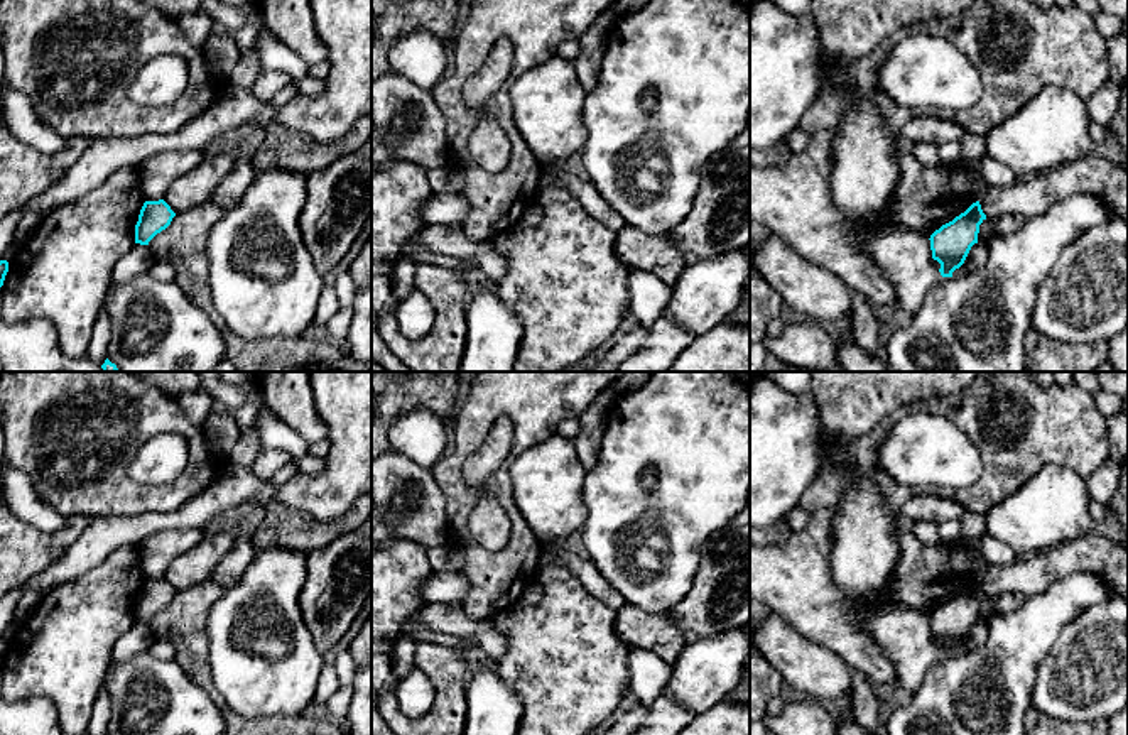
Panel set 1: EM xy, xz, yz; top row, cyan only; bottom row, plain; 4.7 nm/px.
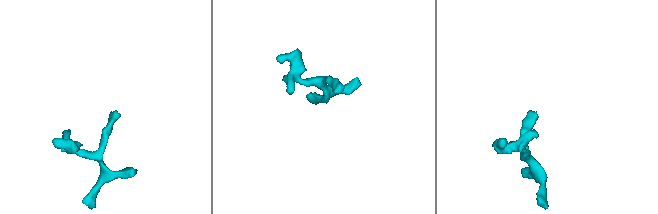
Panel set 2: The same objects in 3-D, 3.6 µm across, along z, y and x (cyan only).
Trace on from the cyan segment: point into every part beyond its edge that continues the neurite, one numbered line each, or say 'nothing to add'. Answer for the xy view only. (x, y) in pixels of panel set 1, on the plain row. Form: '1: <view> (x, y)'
nothing to add

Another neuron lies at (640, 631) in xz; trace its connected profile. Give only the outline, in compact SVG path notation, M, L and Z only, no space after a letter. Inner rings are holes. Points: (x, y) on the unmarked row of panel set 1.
M630 603L616 612L615 632L632 651L652 651L674 664L686 639L665 613L648 613Z

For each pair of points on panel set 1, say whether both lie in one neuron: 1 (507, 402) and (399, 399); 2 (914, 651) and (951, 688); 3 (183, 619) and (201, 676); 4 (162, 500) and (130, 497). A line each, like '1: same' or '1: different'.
1: different
2: different
3: same
4: same

